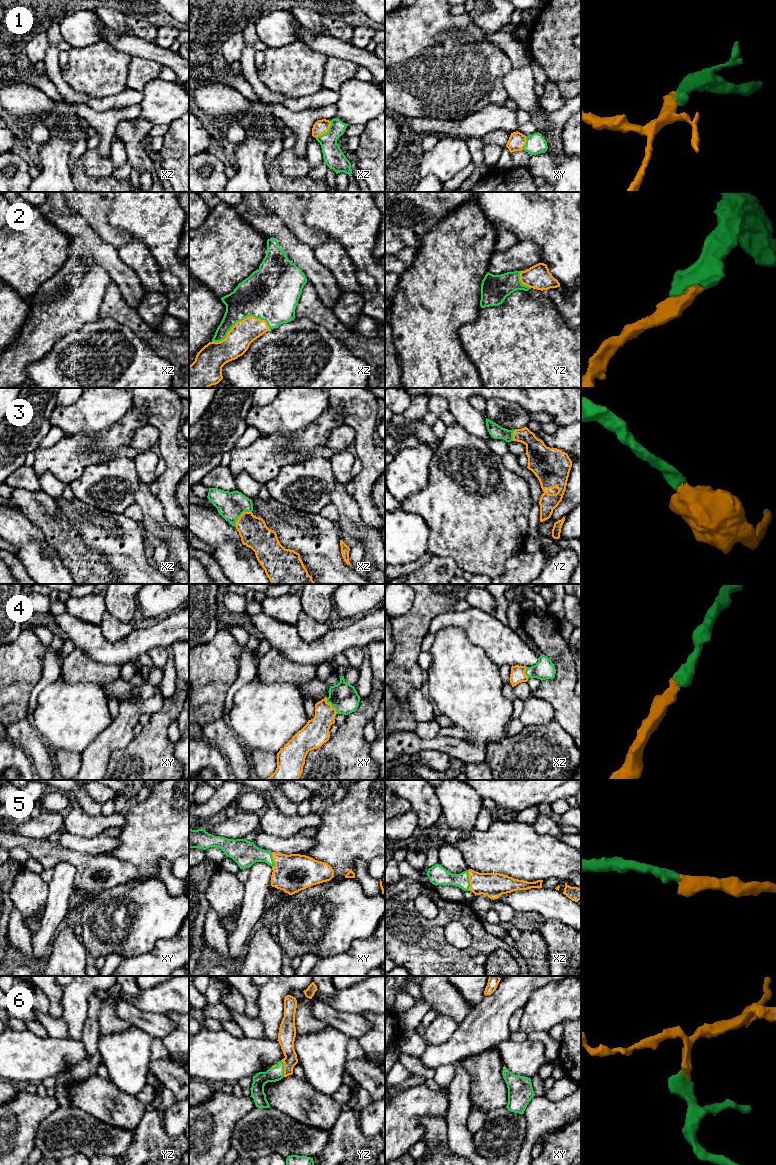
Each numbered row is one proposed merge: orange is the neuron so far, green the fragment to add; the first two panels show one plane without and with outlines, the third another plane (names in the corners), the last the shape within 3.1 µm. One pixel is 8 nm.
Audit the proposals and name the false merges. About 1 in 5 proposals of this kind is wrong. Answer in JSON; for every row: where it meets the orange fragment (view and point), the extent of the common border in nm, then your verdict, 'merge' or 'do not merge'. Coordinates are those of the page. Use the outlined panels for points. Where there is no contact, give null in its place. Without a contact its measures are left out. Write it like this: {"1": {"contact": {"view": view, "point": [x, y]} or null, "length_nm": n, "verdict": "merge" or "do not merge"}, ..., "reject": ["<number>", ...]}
{"1": {"contact": {"view": "xz", "point": [326, 132]}, "length_nm": 190, "verdict": "merge"}, "2": {"contact": {"view": "xz", "point": [242, 320]}, "length_nm": 480, "verdict": "merge"}, "3": {"contact": {"view": "xz", "point": [240, 516]}, "length_nm": 180, "verdict": "merge"}, "4": {"contact": {"view": "xy", "point": [331, 706]}, "length_nm": 160, "verdict": "merge"}, "5": {"contact": {"view": "xz", "point": [469, 880]}, "length_nm": 170, "verdict": "merge"}, "6": {"contact": {"view": "yz", "point": [284, 1068]}, "length_nm": 140, "verdict": "merge"}, "reject": []}

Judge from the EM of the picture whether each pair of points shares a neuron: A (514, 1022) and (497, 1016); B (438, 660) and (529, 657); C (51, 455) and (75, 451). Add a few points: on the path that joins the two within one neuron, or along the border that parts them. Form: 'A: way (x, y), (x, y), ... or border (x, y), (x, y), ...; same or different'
A: border (523, 1006), (510, 1018), (509, 1032); different
B: border (471, 642), (478, 645), (499, 666); different
C: way (57, 455), (69, 455); same

